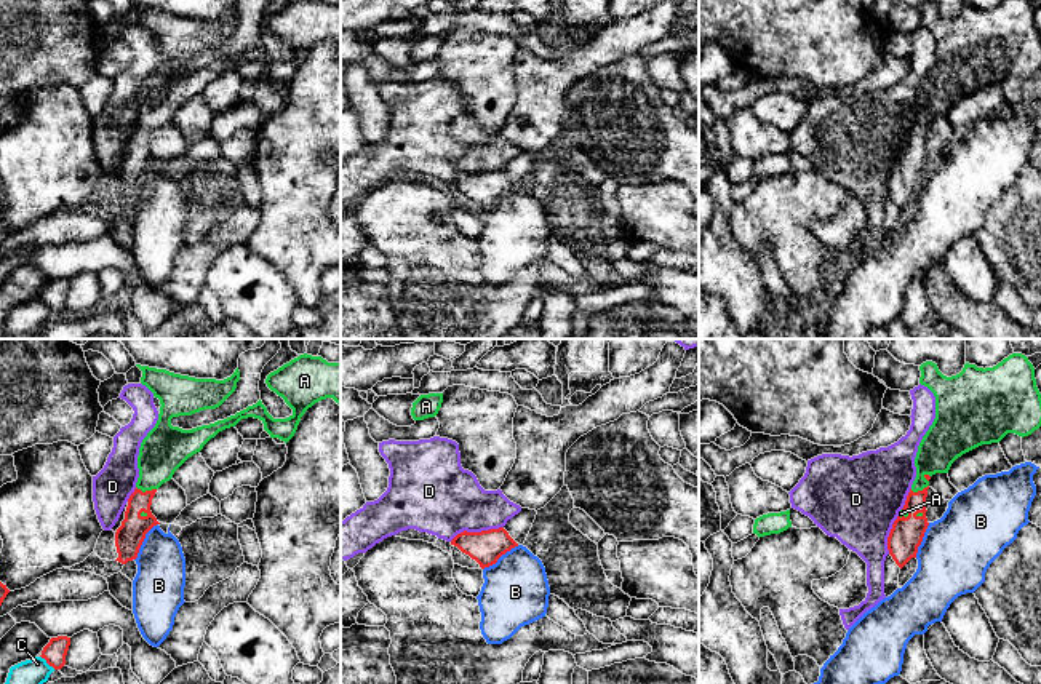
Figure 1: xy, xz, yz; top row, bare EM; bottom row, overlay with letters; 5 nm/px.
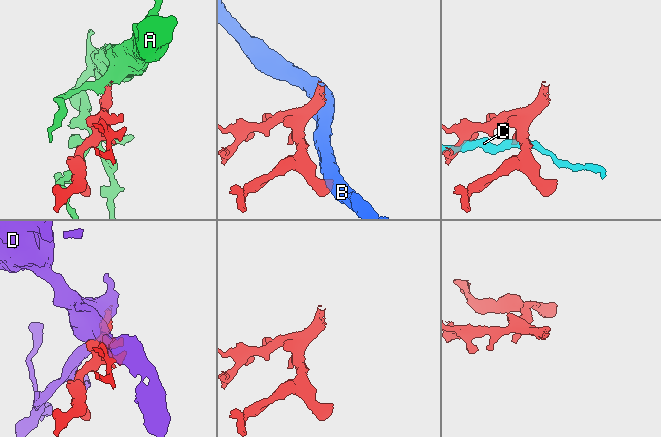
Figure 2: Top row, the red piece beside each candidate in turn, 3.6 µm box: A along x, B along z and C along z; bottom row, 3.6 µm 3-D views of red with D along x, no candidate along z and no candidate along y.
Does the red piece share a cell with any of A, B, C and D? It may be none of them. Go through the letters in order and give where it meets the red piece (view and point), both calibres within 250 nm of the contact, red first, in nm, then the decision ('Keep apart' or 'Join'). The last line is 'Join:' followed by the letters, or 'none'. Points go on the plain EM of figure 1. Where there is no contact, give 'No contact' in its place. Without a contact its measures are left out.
A: Touches red at xy (146, 133). Thickness 140 nm (red) against 240 nm. Join
B: Touches red at xy (143, 182). Thickness 140 nm (red) against 260 nm. Keep apart
C: Touches red at xy (48, 306). Thickness 120 nm (red) against 150 nm. Keep apart
D: Touches red at xz (475, 174). Thickness 170 nm (red) against 380 nm. Keep apart
Join: A

